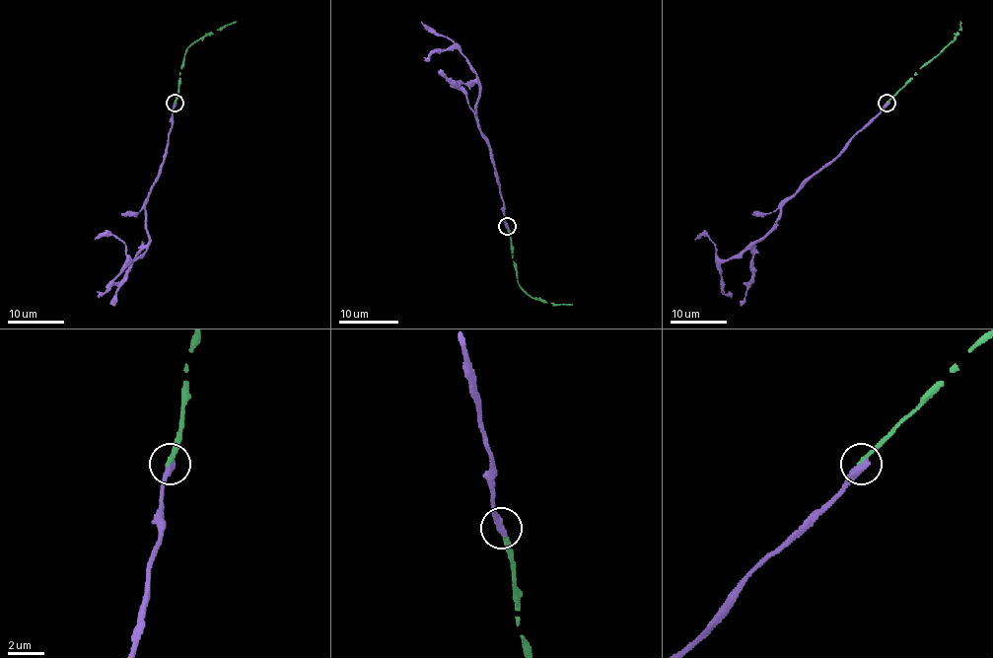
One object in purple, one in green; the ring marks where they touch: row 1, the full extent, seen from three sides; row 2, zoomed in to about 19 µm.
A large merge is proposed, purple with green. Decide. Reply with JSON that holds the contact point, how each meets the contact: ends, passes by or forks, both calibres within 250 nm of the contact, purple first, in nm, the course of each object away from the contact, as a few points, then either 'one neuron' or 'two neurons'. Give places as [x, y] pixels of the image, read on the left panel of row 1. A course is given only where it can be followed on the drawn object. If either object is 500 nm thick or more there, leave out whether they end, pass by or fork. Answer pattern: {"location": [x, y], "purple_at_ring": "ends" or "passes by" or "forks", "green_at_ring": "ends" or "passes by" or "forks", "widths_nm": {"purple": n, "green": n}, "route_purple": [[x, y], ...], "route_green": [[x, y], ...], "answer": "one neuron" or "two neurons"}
{"location": [175, 103], "purple_at_ring": "ends", "green_at_ring": "ends", "widths_nm": {"purple": 440, "green": 240}, "route_purple": [[175, 104], [168, 151], [145, 206], [149, 235], [146, 250], [132, 259], [125, 245], [112, 235], [94, 239]], "route_green": [[175, 104], [185, 49], [201, 37], [237, 22]], "answer": "two neurons"}

